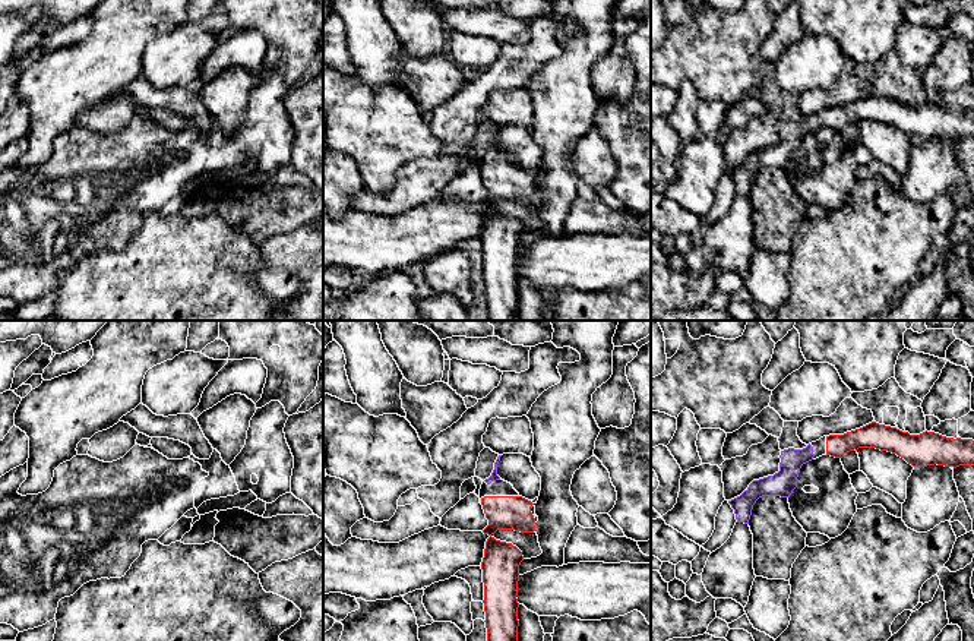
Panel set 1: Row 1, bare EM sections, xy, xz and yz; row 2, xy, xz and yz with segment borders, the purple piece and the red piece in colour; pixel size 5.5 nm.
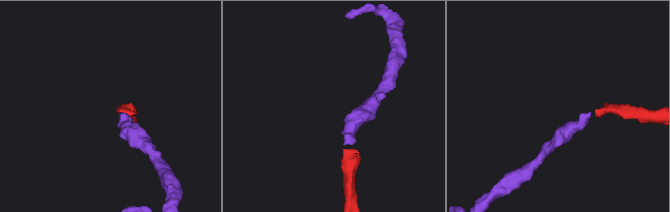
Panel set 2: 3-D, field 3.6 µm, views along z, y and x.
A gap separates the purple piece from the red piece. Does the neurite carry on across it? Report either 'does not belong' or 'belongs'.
belongs

